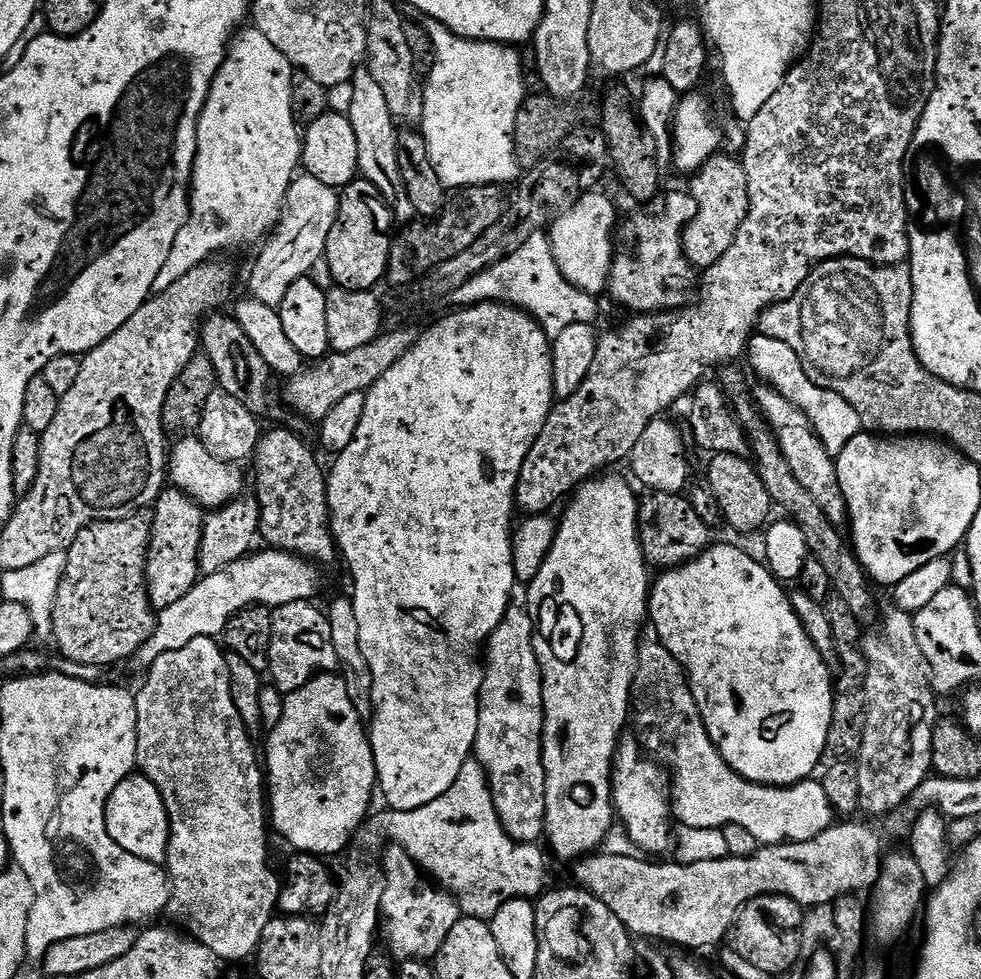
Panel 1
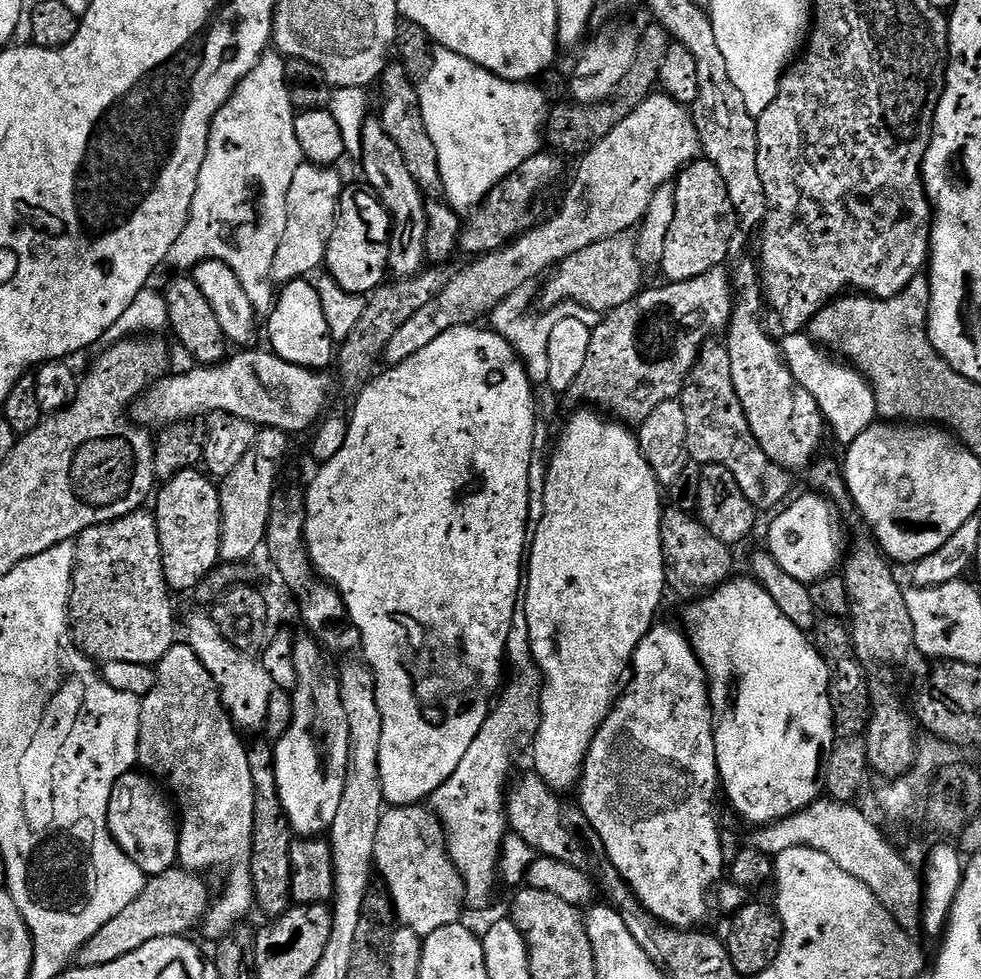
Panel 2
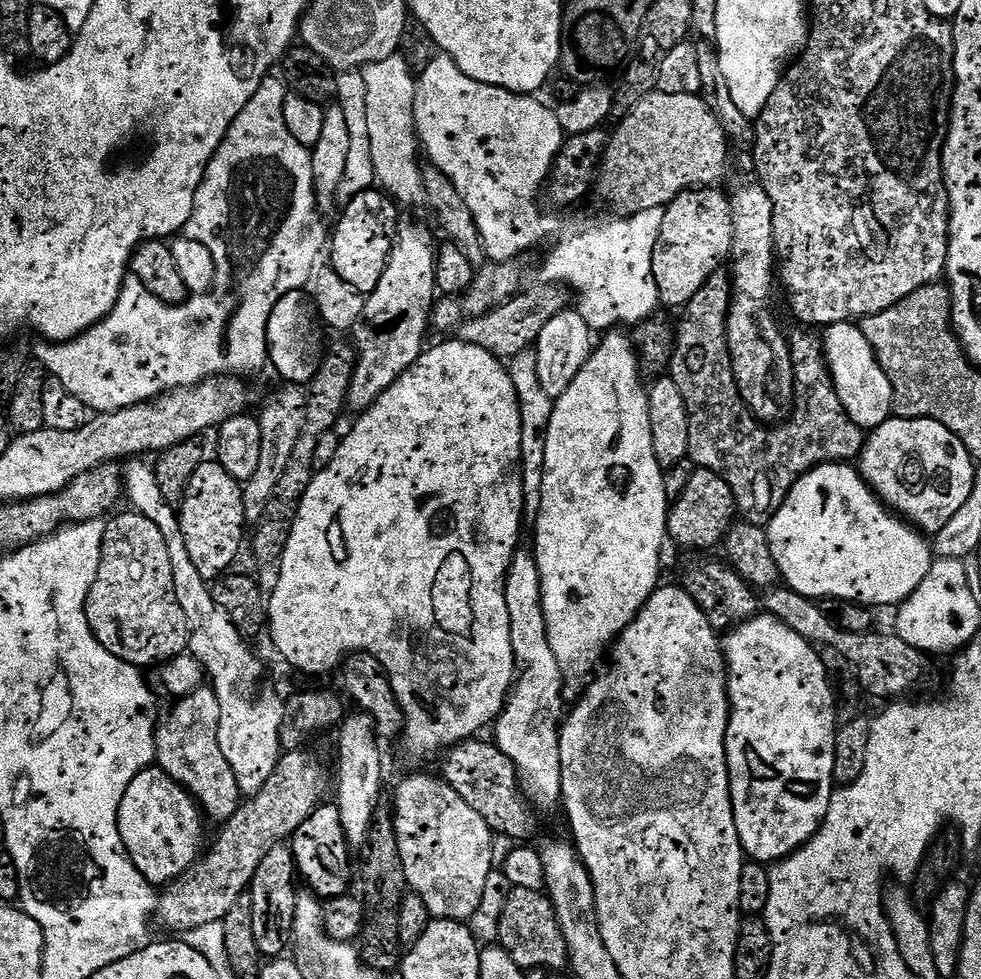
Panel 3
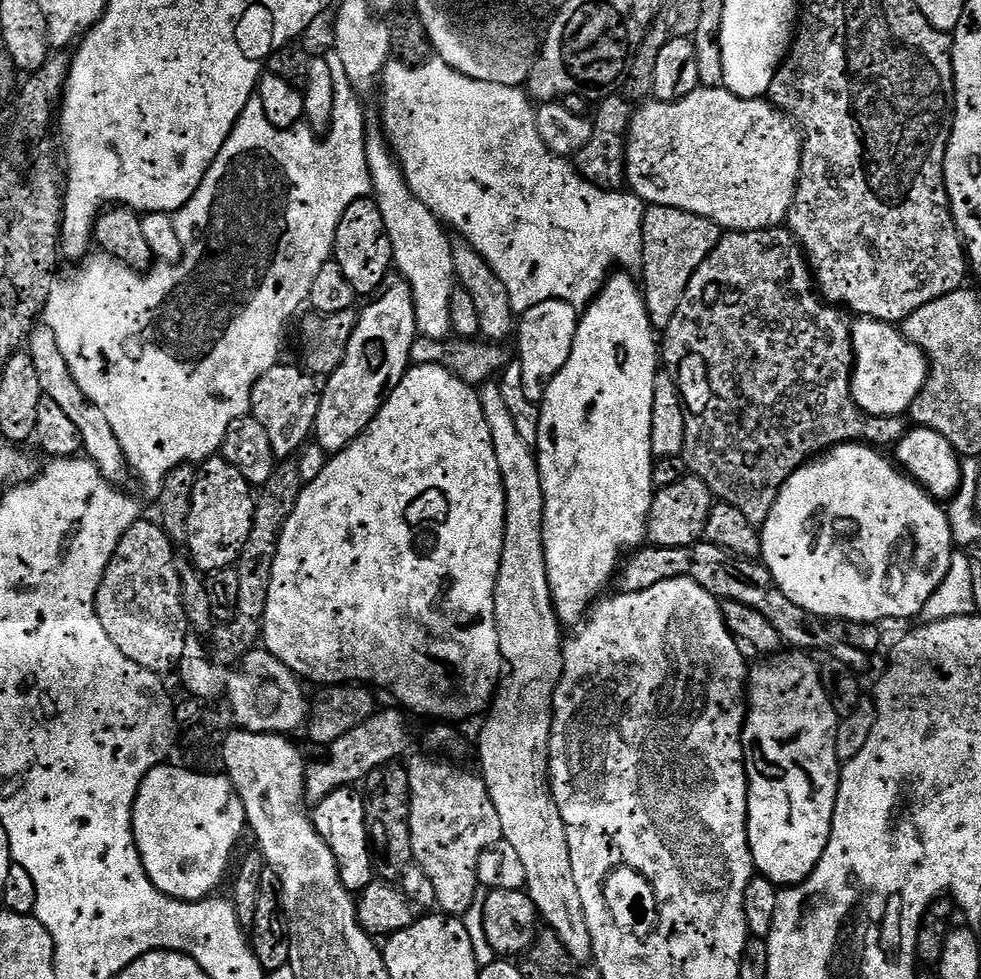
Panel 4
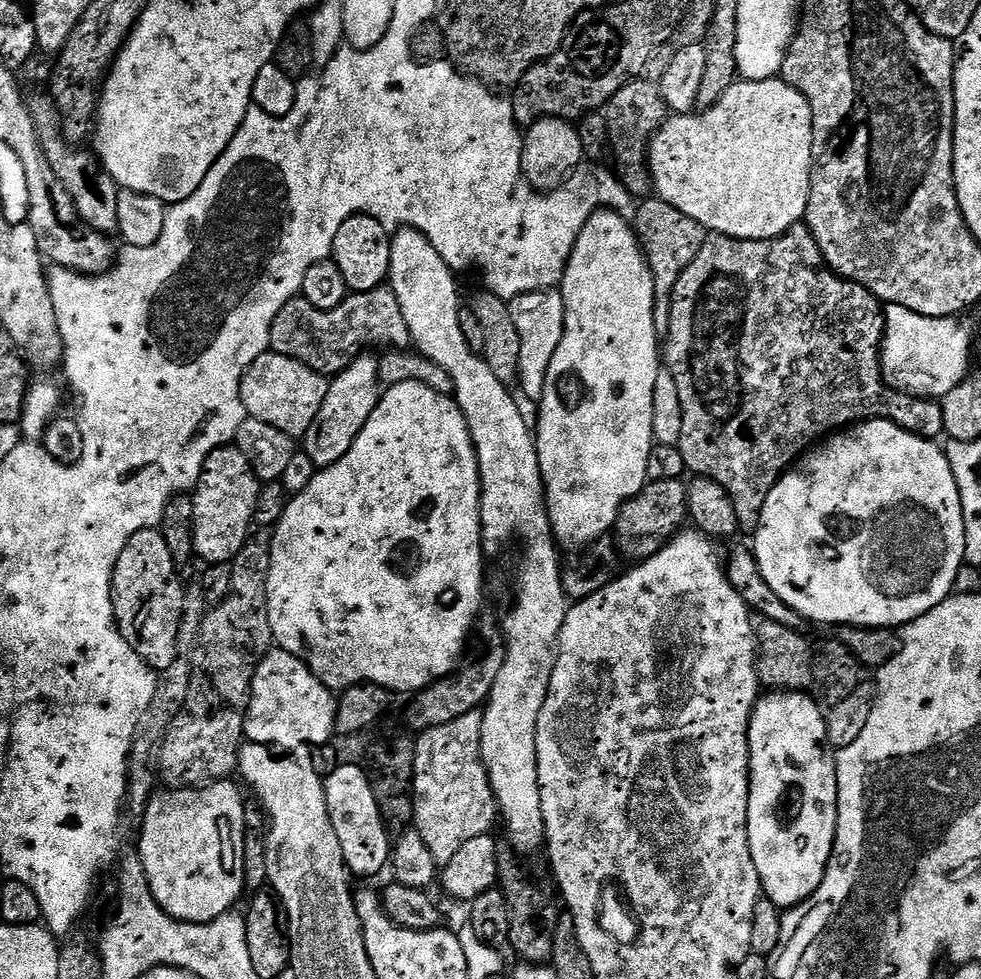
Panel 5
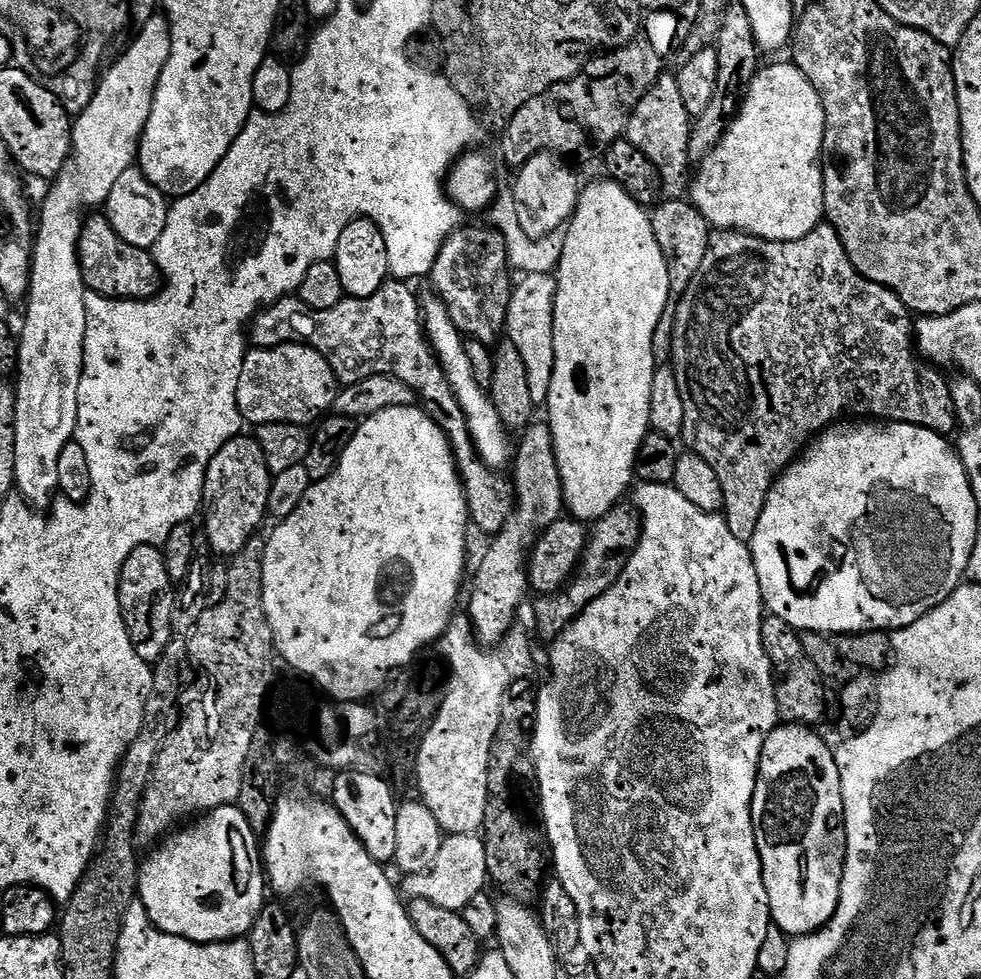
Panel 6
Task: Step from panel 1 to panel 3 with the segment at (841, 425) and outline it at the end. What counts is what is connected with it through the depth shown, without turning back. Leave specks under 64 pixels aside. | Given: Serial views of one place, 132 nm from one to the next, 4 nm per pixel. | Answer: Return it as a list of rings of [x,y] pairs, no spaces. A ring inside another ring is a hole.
[[[859,323],[827,325],[822,332],[822,343],[832,381],[846,414],[862,429],[871,430],[882,426],[882,422],[886,422],[893,415],[890,378],[886,378],[886,370],[882,370],[870,342],[866,342],[866,334],[862,334]]]

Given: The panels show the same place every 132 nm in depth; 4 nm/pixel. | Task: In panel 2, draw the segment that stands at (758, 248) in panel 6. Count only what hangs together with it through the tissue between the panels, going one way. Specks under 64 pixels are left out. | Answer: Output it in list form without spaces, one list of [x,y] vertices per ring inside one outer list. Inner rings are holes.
[[[709,343],[701,351],[700,359],[684,385],[682,403],[686,410],[688,455],[697,465],[717,464],[730,470],[749,500],[756,502],[761,496],[765,506],[772,508],[787,494],[788,488],[780,484],[775,471],[768,472],[770,461],[766,454],[760,449],[756,439],[751,434],[746,434],[744,411],[734,390],[728,349],[723,343],[716,343]],[[760,488],[764,489],[760,492]]]

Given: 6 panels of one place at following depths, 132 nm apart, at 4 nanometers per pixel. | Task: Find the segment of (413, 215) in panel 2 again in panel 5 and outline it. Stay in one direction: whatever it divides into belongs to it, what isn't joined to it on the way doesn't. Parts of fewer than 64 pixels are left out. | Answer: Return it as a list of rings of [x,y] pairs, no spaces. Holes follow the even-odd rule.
[[[372,354],[360,355],[345,372],[329,383],[322,410],[318,410],[315,422],[302,437],[302,451],[314,461],[317,469],[334,466],[334,462],[338,462],[350,446],[354,446],[358,434],[362,434],[362,426],[366,426],[370,414],[374,414],[381,395],[380,361]]]

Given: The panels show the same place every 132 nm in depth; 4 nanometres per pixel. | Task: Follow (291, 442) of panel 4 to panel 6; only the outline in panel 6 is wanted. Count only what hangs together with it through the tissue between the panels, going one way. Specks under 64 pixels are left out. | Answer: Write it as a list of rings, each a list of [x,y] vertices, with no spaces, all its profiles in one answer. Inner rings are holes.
[[[308,344],[253,347],[242,362],[236,405],[240,407],[241,417],[252,426],[270,422],[308,426],[319,421],[335,405],[337,391],[338,381],[330,362]]]

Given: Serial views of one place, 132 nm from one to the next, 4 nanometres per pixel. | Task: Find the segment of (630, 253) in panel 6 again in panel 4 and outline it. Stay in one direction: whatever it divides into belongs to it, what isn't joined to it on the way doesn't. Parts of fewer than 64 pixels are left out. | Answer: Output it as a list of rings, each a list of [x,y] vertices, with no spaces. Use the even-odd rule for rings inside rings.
[[[612,274],[603,281],[602,287],[594,299],[583,309],[579,317],[574,346],[570,350],[570,358],[566,366],[548,381],[544,390],[544,399],[539,401],[540,421],[536,424],[536,440],[534,451],[540,461],[540,477],[544,491],[544,557],[546,558],[546,574],[552,591],[552,605],[556,607],[556,619],[561,625],[576,626],[588,614],[589,610],[601,599],[604,587],[617,575],[622,564],[622,557],[629,550],[635,550],[645,543],[648,534],[648,515],[654,495],[652,482],[652,410],[656,407],[658,387],[656,388],[656,360],[658,364],[658,332],[652,329],[653,317],[650,315],[649,305],[642,295],[639,283],[631,280],[631,275]]]

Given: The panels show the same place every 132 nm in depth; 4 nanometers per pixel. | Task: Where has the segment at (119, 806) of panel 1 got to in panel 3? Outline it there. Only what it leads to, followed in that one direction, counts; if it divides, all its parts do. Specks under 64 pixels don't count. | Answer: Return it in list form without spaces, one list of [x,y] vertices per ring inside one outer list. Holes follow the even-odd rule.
[[[159,766],[143,768],[134,778],[134,782],[126,786],[126,794],[122,794],[122,806],[118,810],[118,830],[122,834],[122,842],[134,866],[138,866],[138,870],[153,886],[171,884],[200,859],[205,847],[204,824],[206,825],[206,820],[196,799],[178,782],[174,782],[174,778],[167,776]]]

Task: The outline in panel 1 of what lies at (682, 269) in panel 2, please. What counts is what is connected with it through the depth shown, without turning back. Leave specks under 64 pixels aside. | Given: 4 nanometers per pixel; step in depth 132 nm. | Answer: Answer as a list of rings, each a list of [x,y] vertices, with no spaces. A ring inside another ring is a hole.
[[[717,154],[691,177],[690,191],[696,203],[696,216],[682,233],[684,256],[692,267],[703,270],[718,262],[734,242],[748,213],[748,183],[743,163],[735,155]]]

